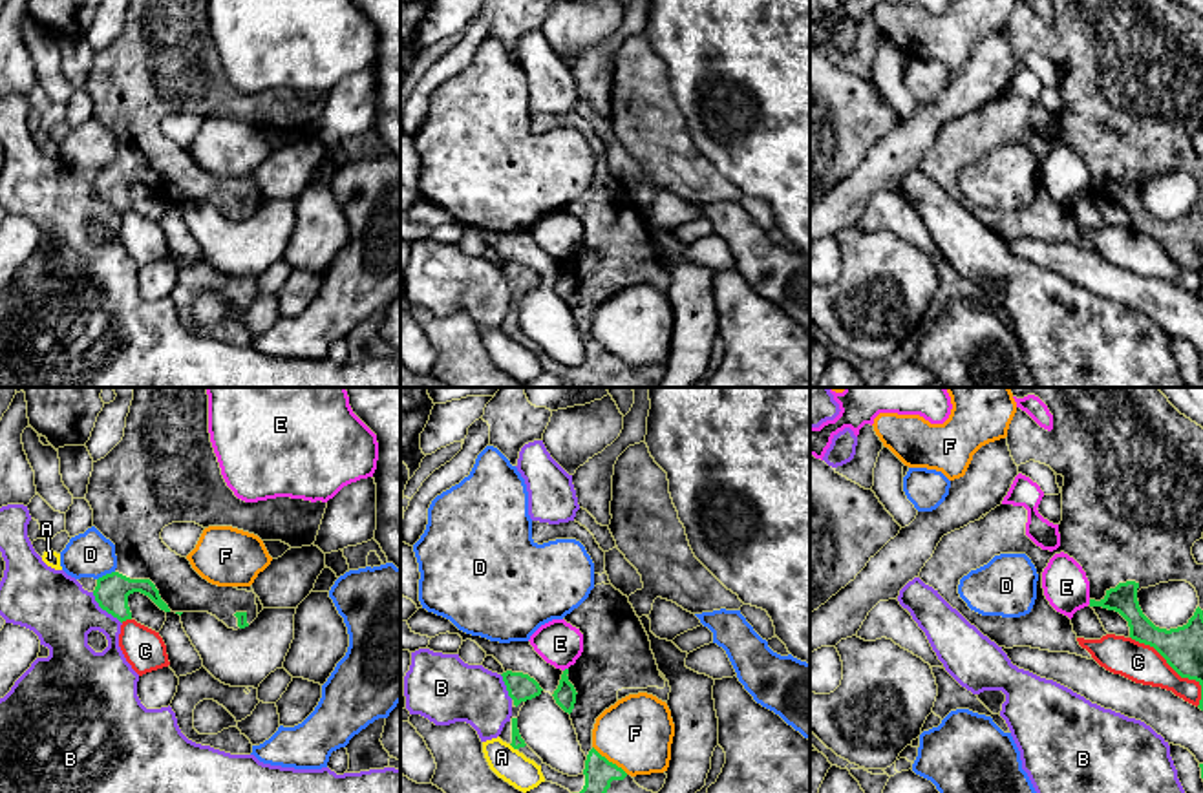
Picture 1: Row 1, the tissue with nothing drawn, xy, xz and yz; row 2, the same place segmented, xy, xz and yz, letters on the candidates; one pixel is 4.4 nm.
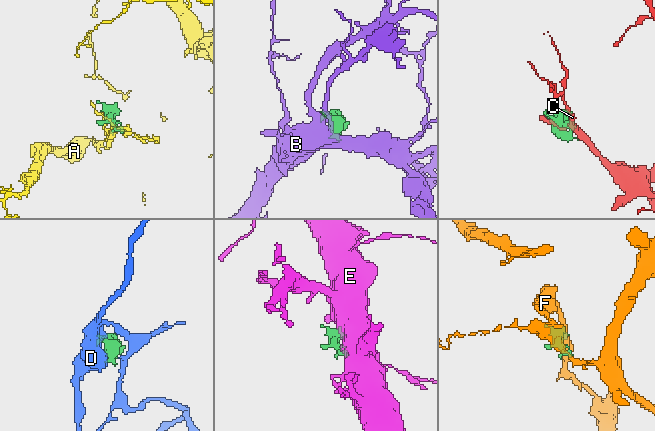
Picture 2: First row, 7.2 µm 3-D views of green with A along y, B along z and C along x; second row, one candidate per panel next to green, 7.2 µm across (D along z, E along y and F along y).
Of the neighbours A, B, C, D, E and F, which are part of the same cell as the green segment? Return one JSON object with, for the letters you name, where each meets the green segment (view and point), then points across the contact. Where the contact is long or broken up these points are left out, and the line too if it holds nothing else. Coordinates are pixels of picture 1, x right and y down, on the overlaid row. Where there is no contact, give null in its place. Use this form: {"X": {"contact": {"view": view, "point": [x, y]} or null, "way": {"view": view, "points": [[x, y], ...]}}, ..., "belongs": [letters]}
{"belongs": []}

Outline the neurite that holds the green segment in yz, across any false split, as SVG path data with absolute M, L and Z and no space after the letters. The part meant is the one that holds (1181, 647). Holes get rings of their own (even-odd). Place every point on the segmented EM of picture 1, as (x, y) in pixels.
M1009 387L1013 396L1038 396L1053 415L1053 429L1040 428L1026 411L1017 413L1007 429L1007 446L1017 466L1029 460L1049 466L1064 477L1062 521L1059 524L1060 546L1042 550L1026 535L1027 510L1024 506L1000 504L984 519L969 523L942 537L932 557L920 572L920 579L932 587L953 608L998 647L1031 647L1049 652L1070 652L1088 660L1073 632L1071 619L1057 612L1044 596L1042 572L1055 554L1073 557L1090 581L1090 607L1119 612L1130 627L1130 638L1154 647L1181 676L1201 685L1199 709L1203 711L1203 565L1192 555L1196 541L1203 539L1203 428L1181 415L1157 387ZM1000 554L1026 554L1037 568L1037 599L1029 614L1020 618L982 616L967 607L958 594L963 576L987 565ZM1168 581L1190 583L1199 605L1187 625L1177 629L1155 627L1141 610L1137 592Z

